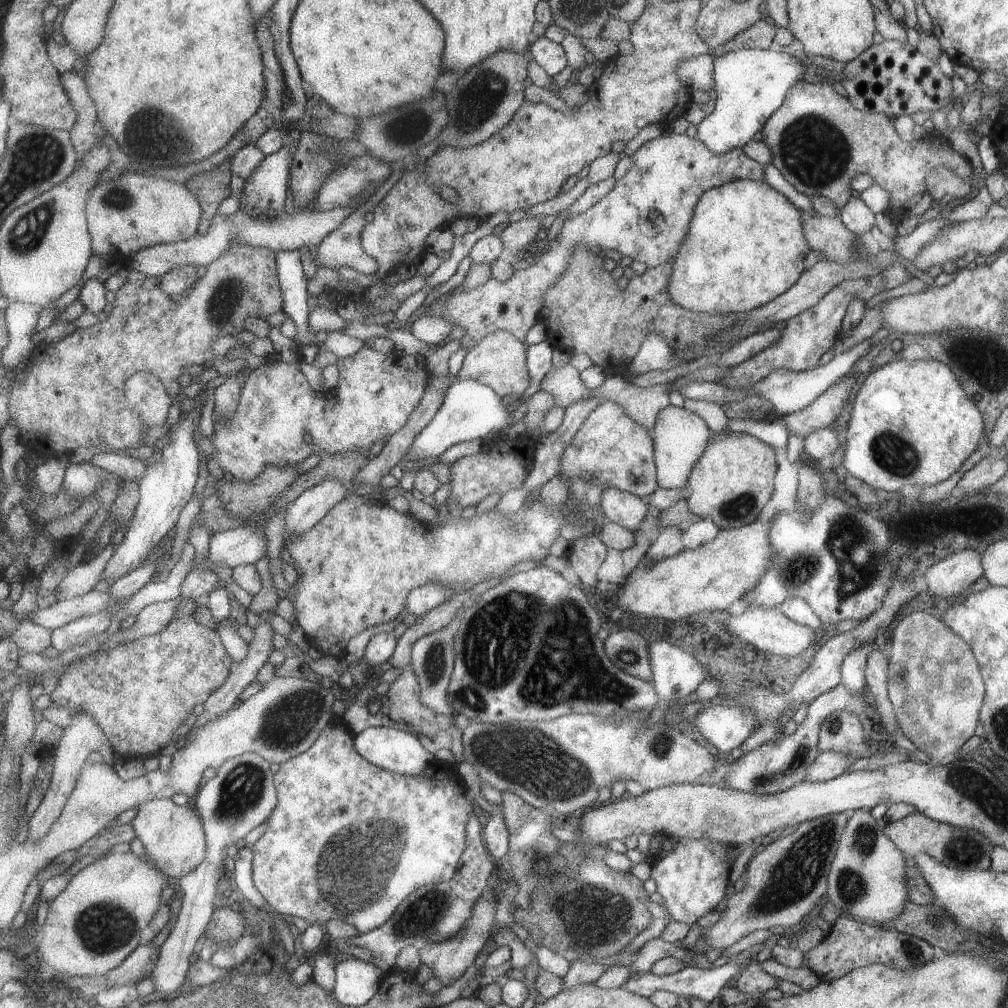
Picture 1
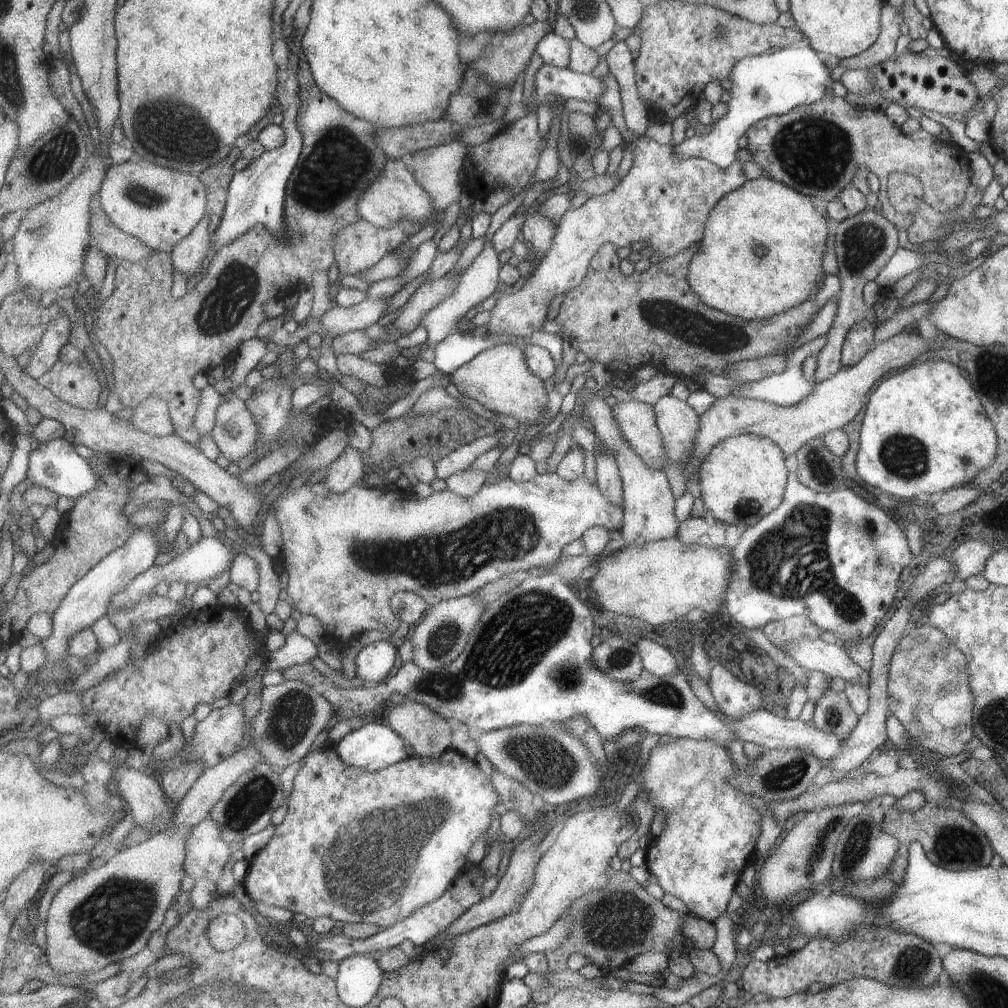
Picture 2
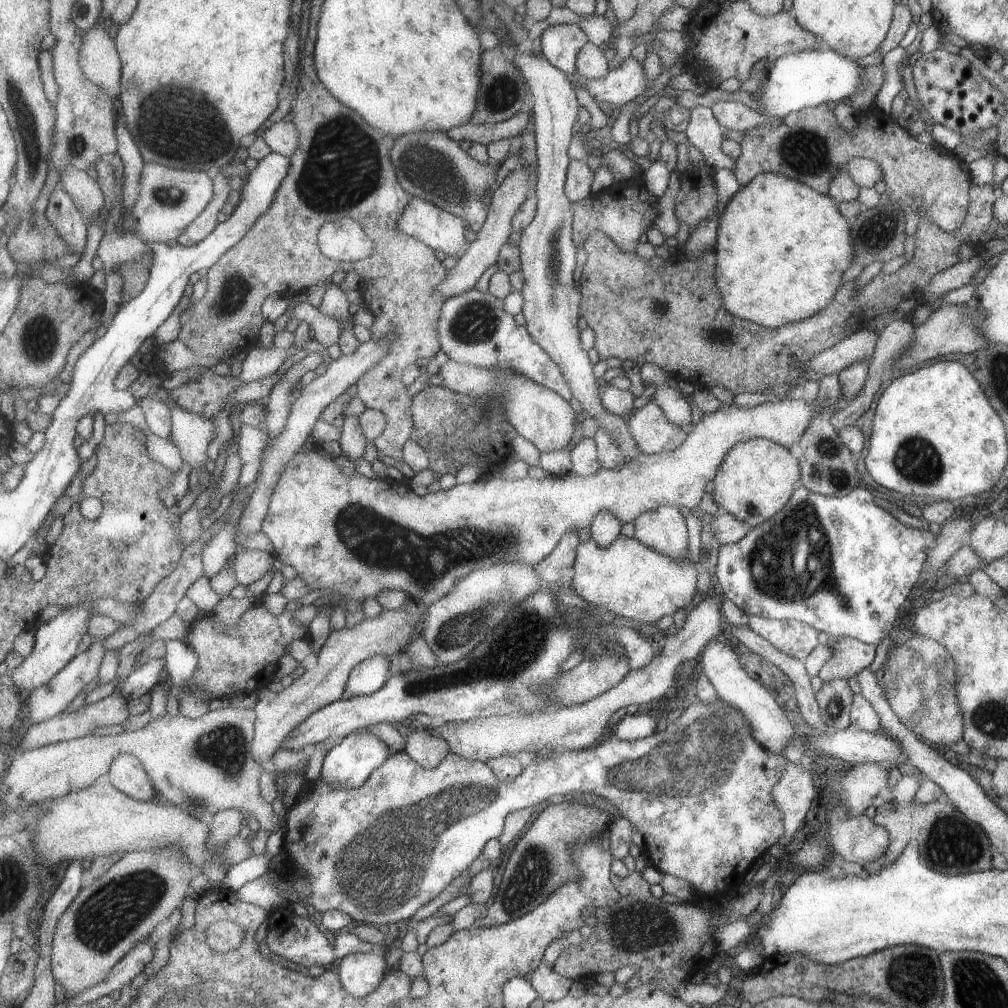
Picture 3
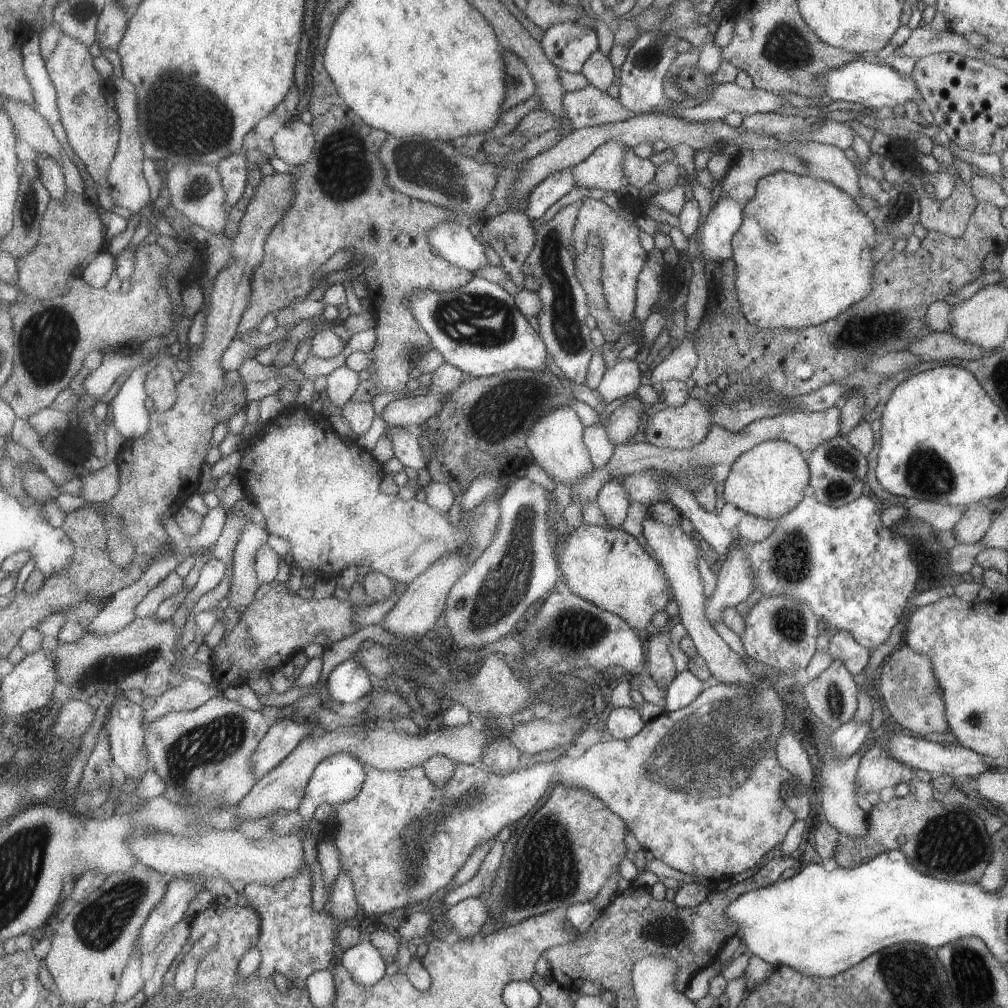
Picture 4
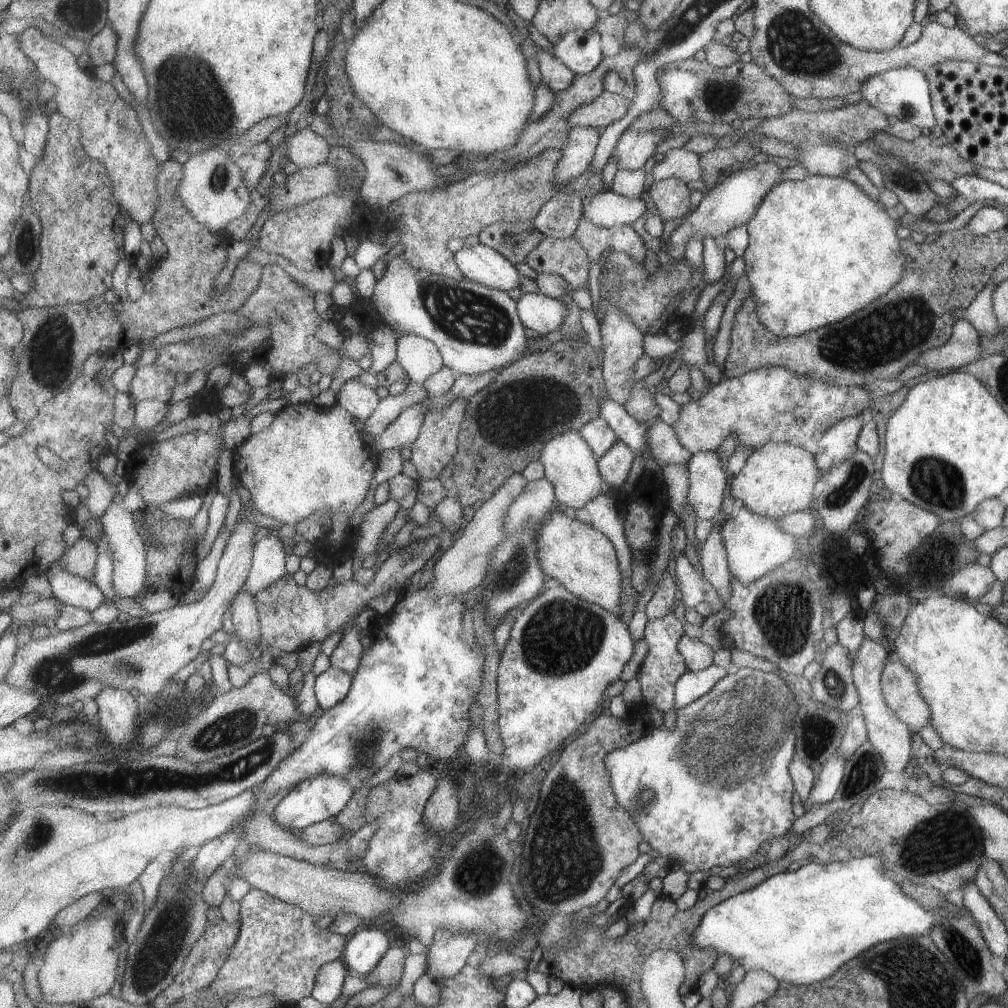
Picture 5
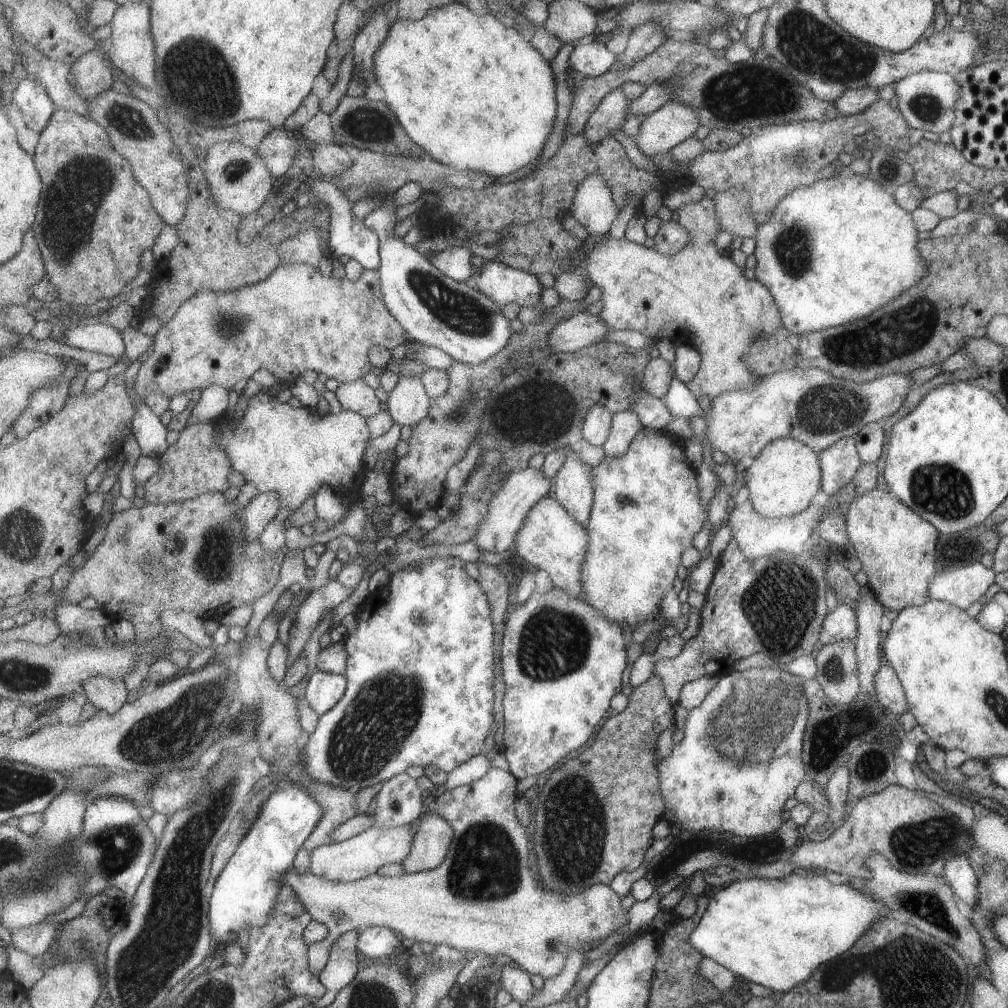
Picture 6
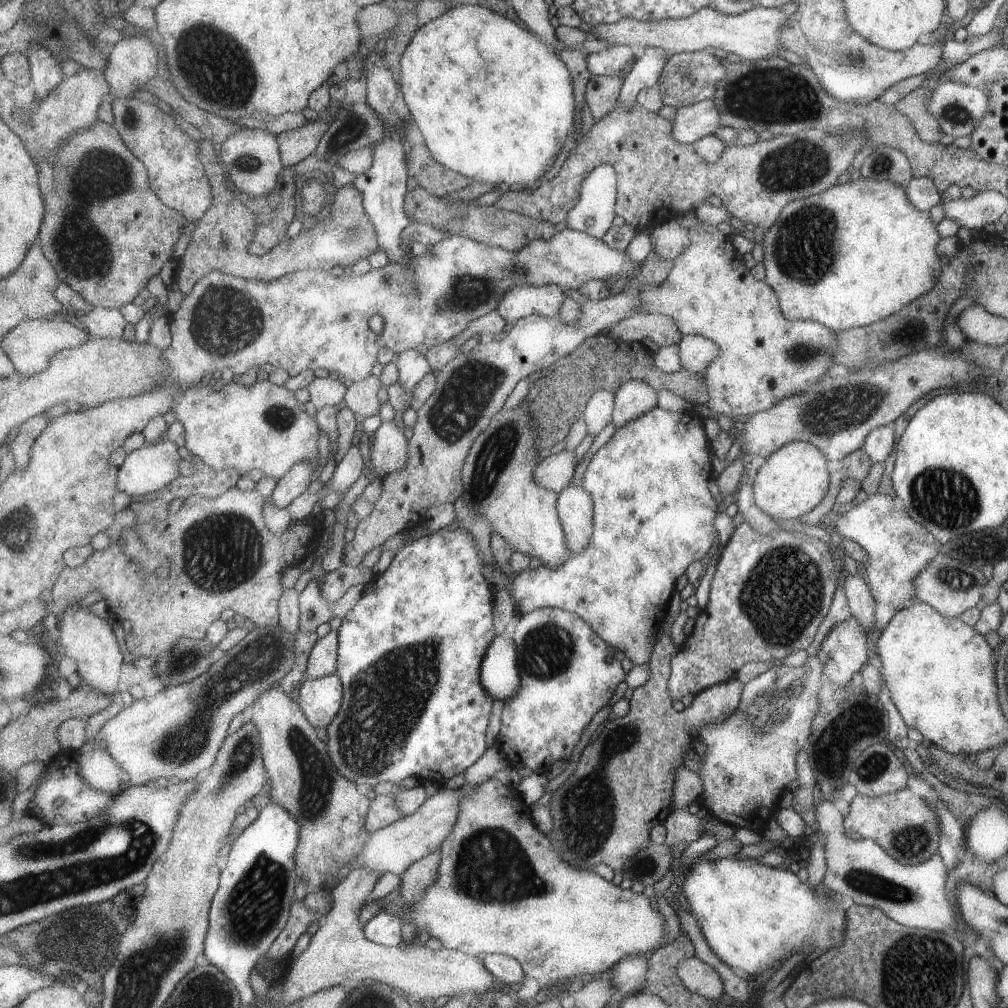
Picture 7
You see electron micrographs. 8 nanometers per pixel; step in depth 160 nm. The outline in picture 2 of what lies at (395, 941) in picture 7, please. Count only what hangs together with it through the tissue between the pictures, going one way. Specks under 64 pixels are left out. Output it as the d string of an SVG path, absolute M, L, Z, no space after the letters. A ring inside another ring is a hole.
M351 955L340 962L335 978L338 982L338 993L345 1004L364 1007L379 992L387 975L377 964L374 955Z

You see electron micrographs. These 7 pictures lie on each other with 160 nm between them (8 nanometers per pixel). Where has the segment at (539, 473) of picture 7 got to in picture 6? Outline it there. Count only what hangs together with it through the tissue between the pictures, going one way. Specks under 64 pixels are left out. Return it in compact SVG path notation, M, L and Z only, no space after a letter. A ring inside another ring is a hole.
M544 466L540 469L527 467L511 473L502 490L491 499L490 510L473 538L474 544L479 546L479 549L501 553L515 546L518 532L527 514L544 496L551 495L549 490L553 488L556 478L549 478L543 468Z

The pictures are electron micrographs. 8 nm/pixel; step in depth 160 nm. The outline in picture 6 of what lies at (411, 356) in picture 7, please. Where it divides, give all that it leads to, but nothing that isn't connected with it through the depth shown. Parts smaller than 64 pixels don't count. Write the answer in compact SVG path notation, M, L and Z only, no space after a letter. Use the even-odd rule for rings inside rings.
M400 375L395 388L389 393L388 410L393 415L394 422L399 426L415 428L426 416L432 400L422 381L421 375Z

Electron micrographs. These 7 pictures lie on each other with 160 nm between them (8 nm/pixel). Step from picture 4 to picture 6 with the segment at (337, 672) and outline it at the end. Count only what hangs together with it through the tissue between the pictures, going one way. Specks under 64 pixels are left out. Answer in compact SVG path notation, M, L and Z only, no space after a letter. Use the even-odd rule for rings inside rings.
M315 671L308 677L304 701L314 708L319 716L325 715L343 698L347 677L325 671Z

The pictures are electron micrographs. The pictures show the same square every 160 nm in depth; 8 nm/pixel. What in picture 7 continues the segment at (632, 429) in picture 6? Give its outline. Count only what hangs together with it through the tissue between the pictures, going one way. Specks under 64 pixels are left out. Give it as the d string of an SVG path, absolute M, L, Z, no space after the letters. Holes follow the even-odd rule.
M626 380L613 393L614 405L610 422L615 429L656 405L655 392L645 381Z

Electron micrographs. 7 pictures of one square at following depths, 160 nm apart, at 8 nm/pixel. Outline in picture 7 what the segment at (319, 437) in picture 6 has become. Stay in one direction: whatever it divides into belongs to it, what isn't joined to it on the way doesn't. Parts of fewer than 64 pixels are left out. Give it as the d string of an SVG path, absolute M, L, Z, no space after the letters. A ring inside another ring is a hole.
M238 379L231 381L230 383L224 384L221 389L215 391L210 389L213 383L203 385L201 381L192 384L185 392L182 392L177 399L174 400L172 408L170 410L175 411L176 417L180 423L183 423L186 428L185 436L185 447L197 457L201 457L209 466L221 469L235 469L245 474L251 472L251 470L261 470L267 477L278 478L284 477L298 462L302 460L308 460L312 467L315 468L317 465L317 456L319 456L319 426L317 426L317 420L311 418L307 414L306 410L303 410L300 402L295 397L295 392L289 390L284 385L278 386L273 384L269 379L261 382L255 382L251 386L242 385Z

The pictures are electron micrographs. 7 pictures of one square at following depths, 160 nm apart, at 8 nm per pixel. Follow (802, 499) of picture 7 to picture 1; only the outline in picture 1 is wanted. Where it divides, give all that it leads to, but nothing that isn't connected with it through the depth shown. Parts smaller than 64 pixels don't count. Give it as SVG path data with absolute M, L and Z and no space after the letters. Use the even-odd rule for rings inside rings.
M745 433L713 434L708 438L702 455L693 463L686 486L691 494L685 499L688 509L699 518L710 518L719 529L736 529L755 521L755 516L773 492L773 474L777 470L773 447Z

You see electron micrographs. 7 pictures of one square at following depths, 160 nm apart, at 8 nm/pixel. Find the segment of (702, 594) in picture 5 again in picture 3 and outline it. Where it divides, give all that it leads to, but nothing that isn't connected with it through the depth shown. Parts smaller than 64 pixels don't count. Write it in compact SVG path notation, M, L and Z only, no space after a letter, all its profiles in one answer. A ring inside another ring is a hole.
M663 505L655 510L642 512L641 515L632 520L635 527L633 537L659 554L672 559L683 559L688 555L687 528L684 517L679 514L679 509L673 505ZM720 638L709 640L699 654L701 671L713 685L719 699L742 712L752 728L755 740L770 753L779 755L792 740L796 727L791 726L789 715L785 716L785 712L777 706L777 702L771 698L771 694L743 671L735 650Z

